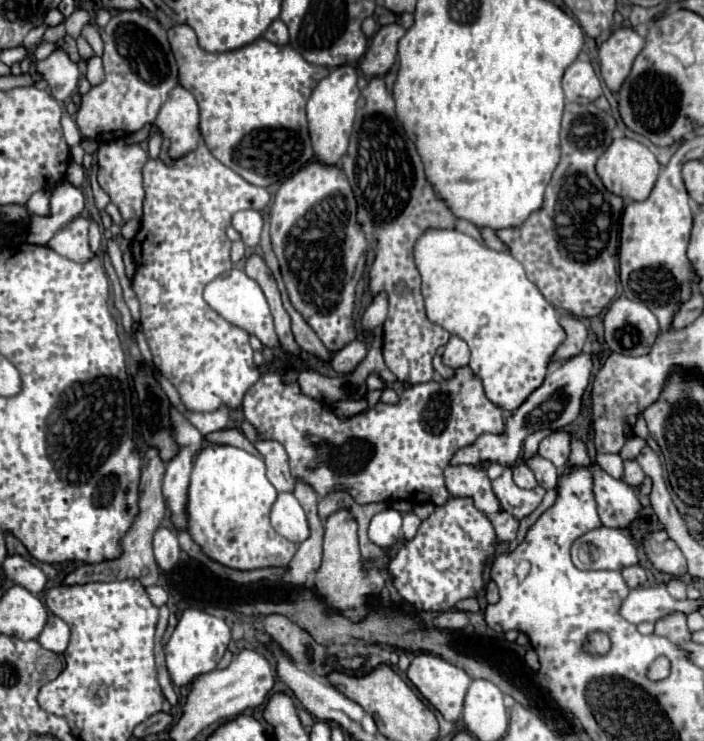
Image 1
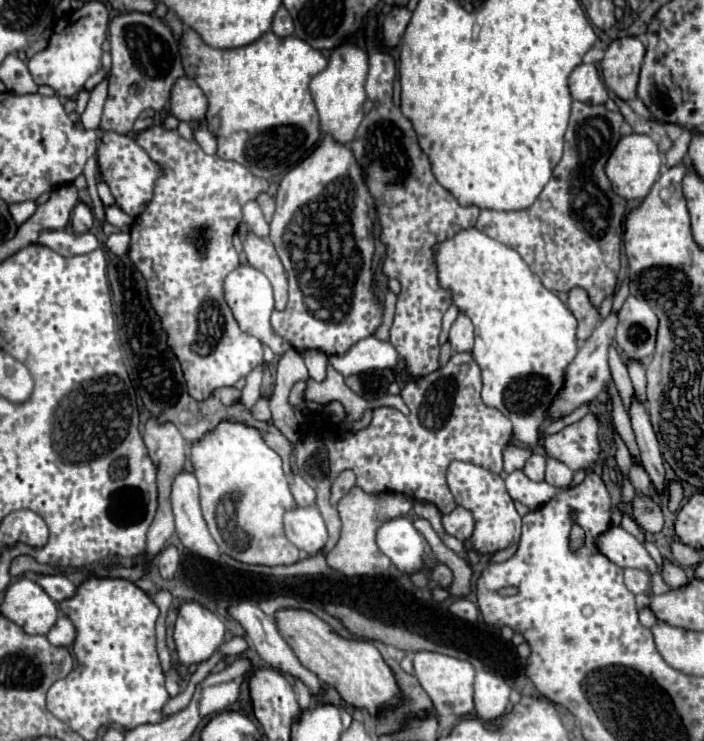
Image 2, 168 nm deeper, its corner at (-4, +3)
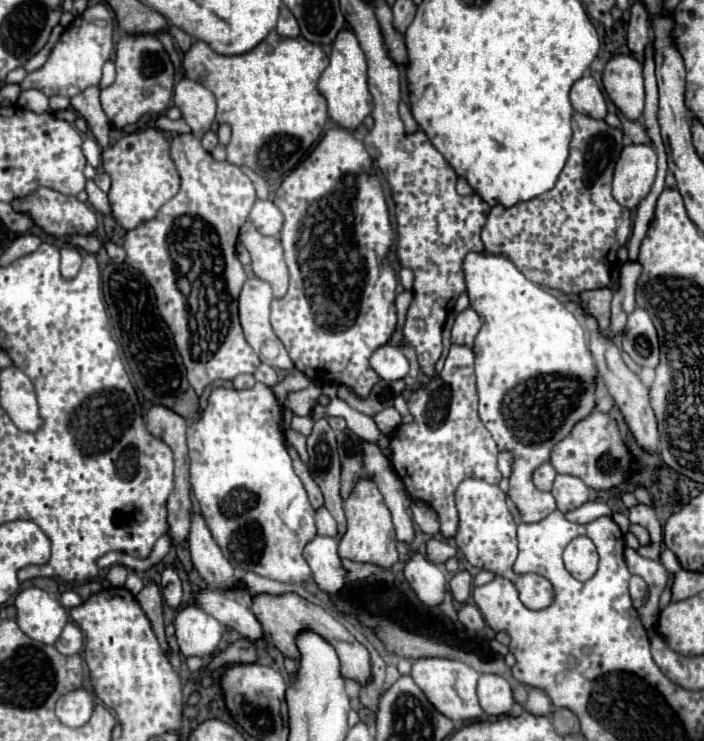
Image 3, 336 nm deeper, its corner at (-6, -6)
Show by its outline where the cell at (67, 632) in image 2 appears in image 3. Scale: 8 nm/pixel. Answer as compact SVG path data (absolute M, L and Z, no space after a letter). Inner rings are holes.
M70 621L70 623L64 627L64 631L62 631L56 647L58 647L58 651L60 651L62 655L76 655L76 653L80 653L82 647L84 647L84 635L82 635L80 627Z

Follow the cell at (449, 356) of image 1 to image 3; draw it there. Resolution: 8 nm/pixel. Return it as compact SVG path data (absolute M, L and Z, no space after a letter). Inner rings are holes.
M464 309L462 313L456 315L456 323L452 327L452 343L466 343L468 347L472 347L474 337L480 331L480 317L474 309Z

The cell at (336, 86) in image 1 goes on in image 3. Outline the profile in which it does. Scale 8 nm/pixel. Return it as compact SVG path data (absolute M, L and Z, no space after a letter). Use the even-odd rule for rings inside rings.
M342 29L334 39L330 65L322 73L318 87L328 101L330 119L348 131L356 131L356 127L364 121L364 117L372 113L372 95L368 91L368 77L366 77L366 57L352 31Z

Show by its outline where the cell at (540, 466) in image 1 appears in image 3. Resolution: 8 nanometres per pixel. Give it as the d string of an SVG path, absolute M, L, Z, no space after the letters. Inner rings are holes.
M556 475L552 495L562 513L568 513L588 501L588 487L584 481L572 475Z

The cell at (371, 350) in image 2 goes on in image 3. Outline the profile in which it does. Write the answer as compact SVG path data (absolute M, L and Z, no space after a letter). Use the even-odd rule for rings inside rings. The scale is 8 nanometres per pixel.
M386 345L386 347L380 347L372 359L372 369L384 379L384 381L398 381L398 379L404 379L410 371L410 363L406 359L406 355L402 350L393 345Z

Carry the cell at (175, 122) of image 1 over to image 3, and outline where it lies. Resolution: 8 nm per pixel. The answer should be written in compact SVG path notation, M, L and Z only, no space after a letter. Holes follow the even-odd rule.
M184 77L174 87L174 105L182 111L182 117L198 139L210 129L216 115L216 99L202 83Z

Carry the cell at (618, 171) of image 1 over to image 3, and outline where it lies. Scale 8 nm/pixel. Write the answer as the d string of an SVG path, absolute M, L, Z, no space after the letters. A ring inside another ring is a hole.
M628 145L622 149L622 155L614 169L612 195L620 205L636 209L638 203L650 193L654 177L656 177L656 151L652 149L652 145Z

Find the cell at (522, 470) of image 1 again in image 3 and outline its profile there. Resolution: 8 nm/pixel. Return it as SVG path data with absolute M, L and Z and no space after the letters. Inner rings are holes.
M544 463L542 467L538 467L534 471L534 485L540 491L550 491L552 483L554 483L554 477L556 477L556 469L550 463Z

